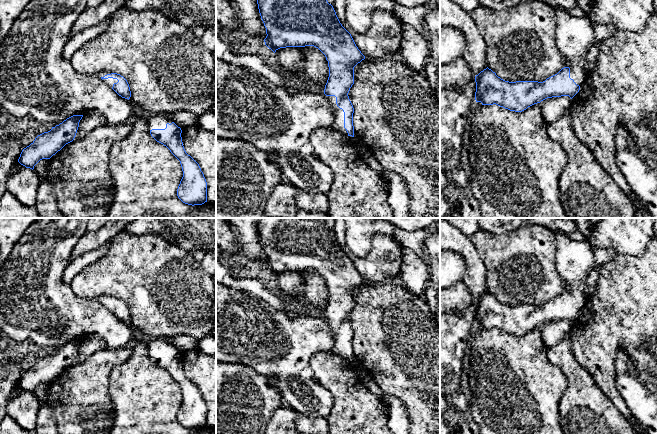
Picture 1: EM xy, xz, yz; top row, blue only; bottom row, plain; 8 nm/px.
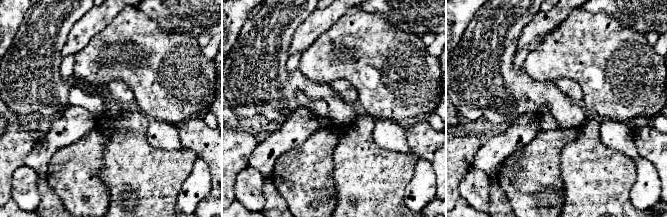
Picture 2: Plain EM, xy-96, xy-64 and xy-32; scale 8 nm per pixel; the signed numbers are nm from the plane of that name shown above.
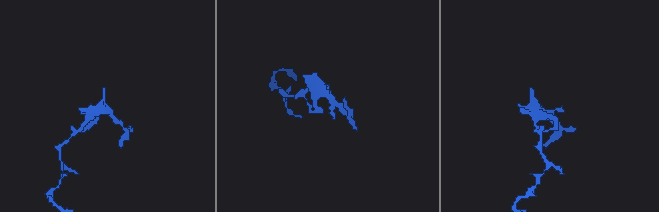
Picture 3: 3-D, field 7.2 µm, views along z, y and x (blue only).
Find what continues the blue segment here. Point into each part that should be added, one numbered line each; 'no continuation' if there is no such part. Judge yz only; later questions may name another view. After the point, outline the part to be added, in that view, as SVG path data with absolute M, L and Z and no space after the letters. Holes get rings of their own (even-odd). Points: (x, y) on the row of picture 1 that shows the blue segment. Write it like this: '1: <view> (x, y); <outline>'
1: yz (575, 35); M554 8L557 17L556 45L570 68L570 78L581 85L586 77L587 55L594 41L589 17L574 17L568 10Z

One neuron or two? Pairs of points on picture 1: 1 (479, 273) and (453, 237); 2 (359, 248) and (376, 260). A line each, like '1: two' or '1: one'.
1: one
2: two

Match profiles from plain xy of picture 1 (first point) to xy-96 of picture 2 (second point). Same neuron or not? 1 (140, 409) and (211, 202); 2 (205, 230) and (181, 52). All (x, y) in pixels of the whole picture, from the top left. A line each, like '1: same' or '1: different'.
1: different
2: different

